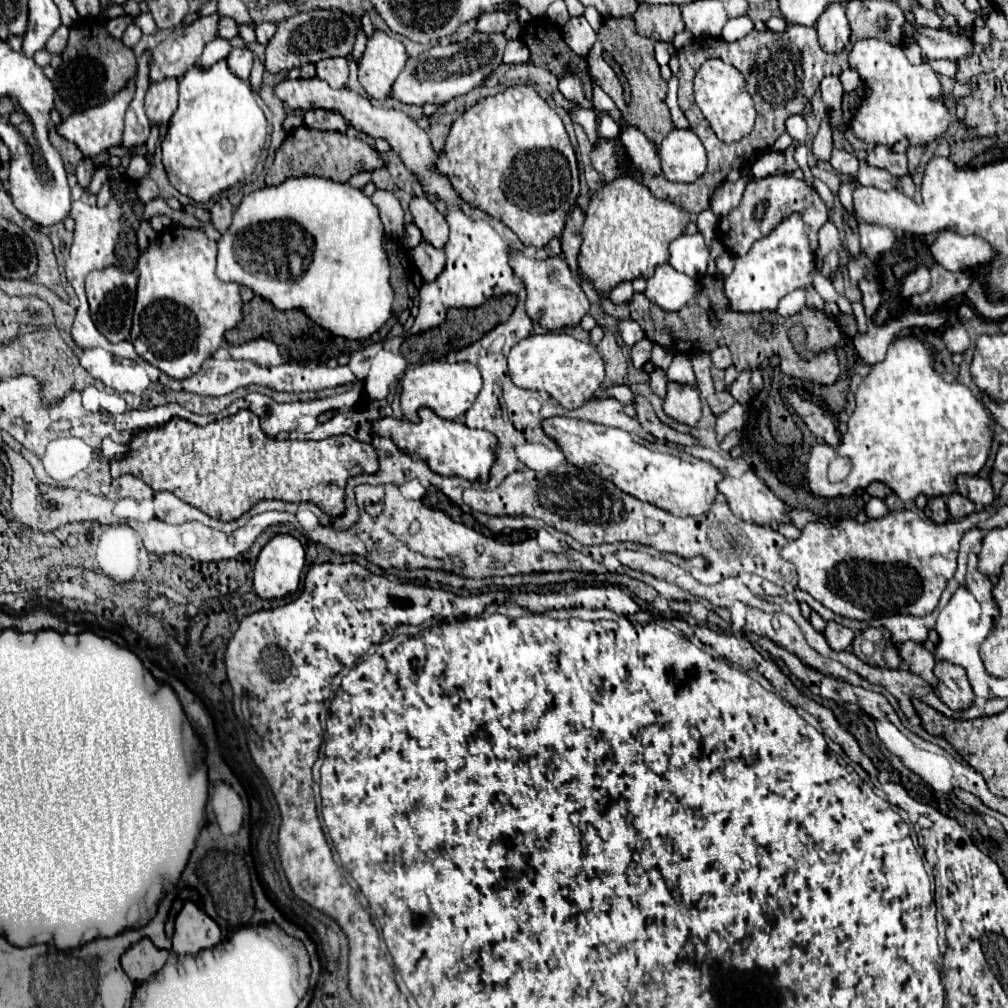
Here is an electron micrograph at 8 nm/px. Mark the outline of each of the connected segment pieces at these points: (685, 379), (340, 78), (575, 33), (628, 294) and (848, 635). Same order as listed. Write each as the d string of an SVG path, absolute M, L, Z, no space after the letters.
M676 352L666 374L668 374L668 380L696 386L696 376L694 376L694 372L692 372L692 364L690 364L690 358L688 358L686 354Z
M328 58L316 64L318 78L326 80L332 88L344 88L348 82L348 58Z
M576 16L570 18L568 24L564 26L564 40L576 54L586 56L596 42L596 32L584 16Z
M620 282L620 284L610 292L610 300L612 300L614 304L624 304L624 302L628 302L632 296L634 296L632 282Z
M828 622L826 630L824 630L824 636L826 636L830 648L836 650L836 652L850 648L850 644L854 640L854 632L850 628L838 624L838 622Z

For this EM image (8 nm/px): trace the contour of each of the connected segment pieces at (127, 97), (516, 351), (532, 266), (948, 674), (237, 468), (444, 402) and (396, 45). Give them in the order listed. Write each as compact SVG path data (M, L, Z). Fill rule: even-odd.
M134 80L128 82L128 86L124 90L120 90L112 100L104 102L104 104L98 104L94 108L88 108L84 112L78 112L78 114L72 114L68 116L66 120L60 120L58 124L54 124L56 132L60 136L64 136L66 140L74 142L76 146L80 146L82 154L88 156L88 158L94 158L98 156L100 152L108 150L110 146L120 146L122 144L122 130L124 130L124 112L130 104L134 96Z
M566 332L532 334L520 340L508 354L508 370L516 386L528 390L546 390L568 410L586 404L604 380L604 364L596 348Z
M508 250L508 260L512 260L512 272L526 288L526 312L546 330L558 330L562 326L578 324L584 314L588 314L588 298L580 284L574 280L566 260L562 256L552 256L548 260L534 260L522 252Z
M938 662L934 674L938 678L936 694L950 710L966 710L974 704L974 692L964 668L950 662Z
M240 410L234 416L222 418L208 426L196 426L182 418L172 418L168 424L140 430L130 440L130 450L122 460L112 462L112 474L132 474L144 480L152 490L168 490L186 504L202 510L216 520L236 520L256 502L276 498L284 502L314 502L328 516L344 512L344 486L354 474L370 474L378 470L378 456L366 442L358 442L348 434L330 436L326 440L276 440L260 430L260 420L250 410Z
M438 360L438 362L418 364L418 366L408 368L406 376L402 380L402 394L400 394L402 412L410 422L416 422L418 408L428 406L440 418L458 420L474 404L480 388L482 388L482 376L480 376L478 368L470 362L452 362L450 364L446 360Z
M376 30L366 44L362 60L358 62L358 78L368 96L376 100L386 100L406 60L408 54L404 50L404 44Z

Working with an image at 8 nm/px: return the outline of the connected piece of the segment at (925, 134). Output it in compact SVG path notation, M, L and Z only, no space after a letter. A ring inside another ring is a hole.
M858 40L850 52L850 68L854 68L872 90L852 116L852 128L860 140L892 146L906 136L914 146L926 144L946 132L950 124L948 106L934 102L942 90L936 72L928 64L912 66L900 46L880 40Z

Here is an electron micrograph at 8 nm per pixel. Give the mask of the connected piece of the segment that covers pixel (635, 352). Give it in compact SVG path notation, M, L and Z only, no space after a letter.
M642 338L640 342L636 342L636 344L632 346L632 364L634 364L636 368L642 368L642 366L650 360L652 346L654 346L654 342L650 342L648 338Z

